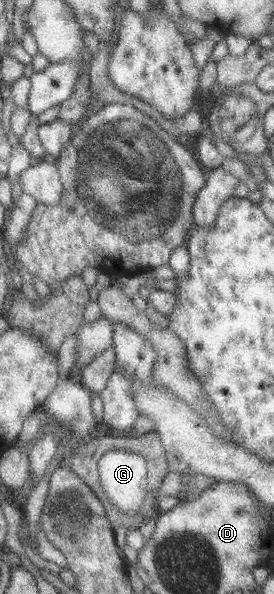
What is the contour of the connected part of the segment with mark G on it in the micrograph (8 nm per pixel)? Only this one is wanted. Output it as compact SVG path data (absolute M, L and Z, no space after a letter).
M124 450L107 451L98 460L98 479L107 498L125 516L134 515L148 487L145 459Z

